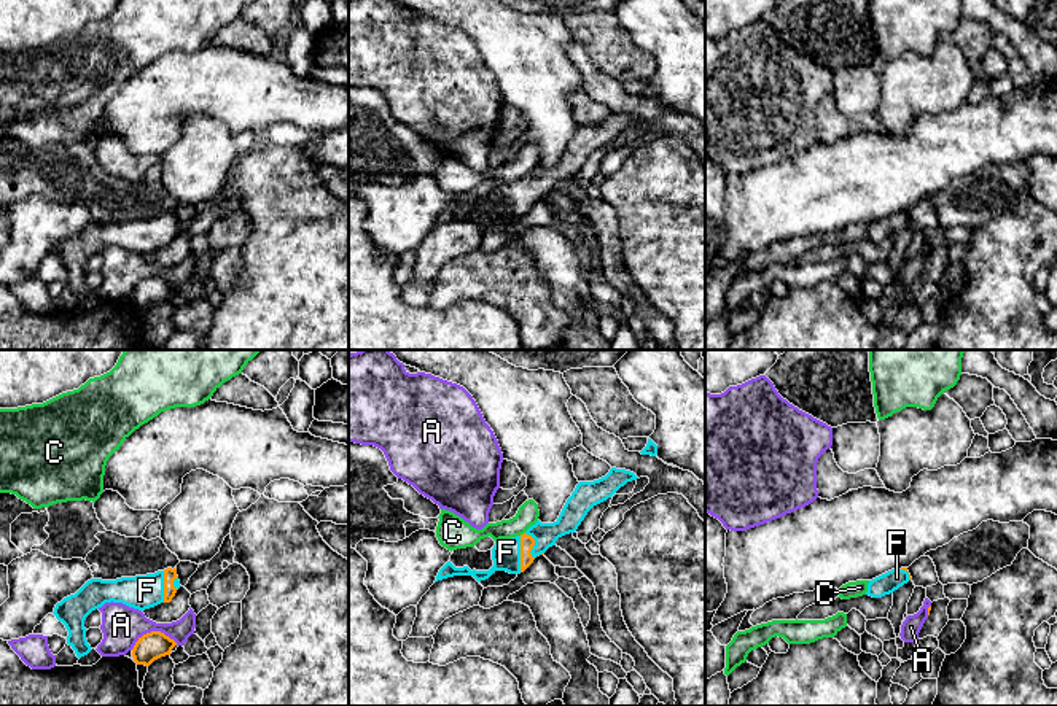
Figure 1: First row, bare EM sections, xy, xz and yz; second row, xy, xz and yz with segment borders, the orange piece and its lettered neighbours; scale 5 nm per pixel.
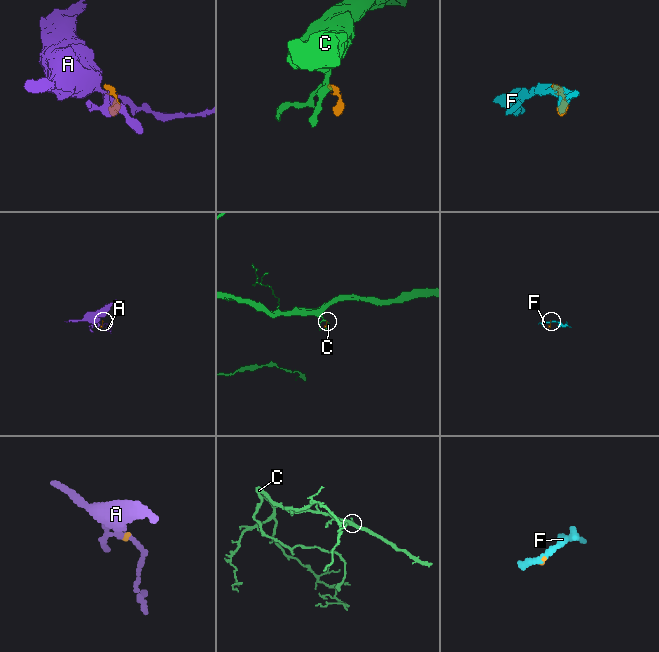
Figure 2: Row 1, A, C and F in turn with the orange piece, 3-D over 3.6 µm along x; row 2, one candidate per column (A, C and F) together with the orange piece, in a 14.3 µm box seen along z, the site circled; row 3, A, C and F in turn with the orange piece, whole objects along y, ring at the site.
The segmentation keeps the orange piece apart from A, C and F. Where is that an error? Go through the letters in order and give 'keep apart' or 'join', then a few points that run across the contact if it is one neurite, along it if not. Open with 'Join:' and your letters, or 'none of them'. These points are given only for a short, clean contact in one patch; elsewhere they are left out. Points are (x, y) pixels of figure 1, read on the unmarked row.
Join: F
A: keep apart; line xy (177, 288), (159, 275), (147, 275), (131, 293)
C: keep apart; line xz (524, 175), (519, 178)
F: join; line xz (527, 186), (521, 197), (507, 196)

